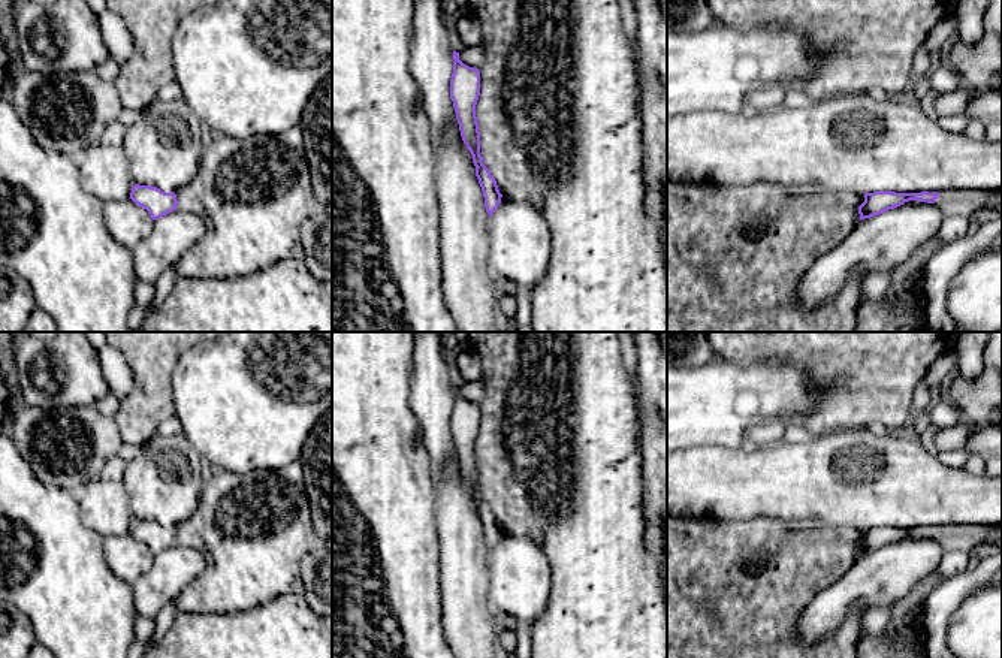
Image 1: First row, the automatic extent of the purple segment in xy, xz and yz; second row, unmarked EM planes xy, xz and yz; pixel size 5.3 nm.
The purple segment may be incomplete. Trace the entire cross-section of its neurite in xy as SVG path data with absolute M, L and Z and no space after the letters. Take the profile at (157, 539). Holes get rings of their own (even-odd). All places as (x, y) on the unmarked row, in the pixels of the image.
M135 519L130 534L148 546L153 555L157 555L176 544L175 528L165 528L157 522Z

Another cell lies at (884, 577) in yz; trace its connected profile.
M909 535L879 550L858 555L852 567L830 588L817 594L802 612L796 624L796 637L805 645L818 645L832 637L855 610L866 612L872 607L891 607L908 598L909 592L926 577L935 573L944 546L935 538Z

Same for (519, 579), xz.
M502 531L489 552L488 565L491 607L532 627L547 607L552 585L540 546L529 537Z

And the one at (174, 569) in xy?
M175 544L154 555L153 567L132 585L136 613L154 618L205 568L205 556L194 547Z

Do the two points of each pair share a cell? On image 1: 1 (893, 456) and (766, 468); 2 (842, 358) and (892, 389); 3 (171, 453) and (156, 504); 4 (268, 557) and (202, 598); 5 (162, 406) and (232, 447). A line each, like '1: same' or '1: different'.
1: same
2: same
3: same
4: same
5: different

